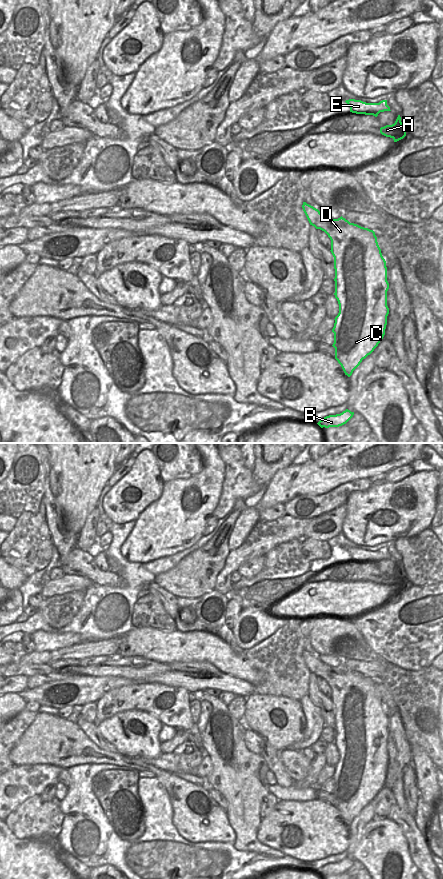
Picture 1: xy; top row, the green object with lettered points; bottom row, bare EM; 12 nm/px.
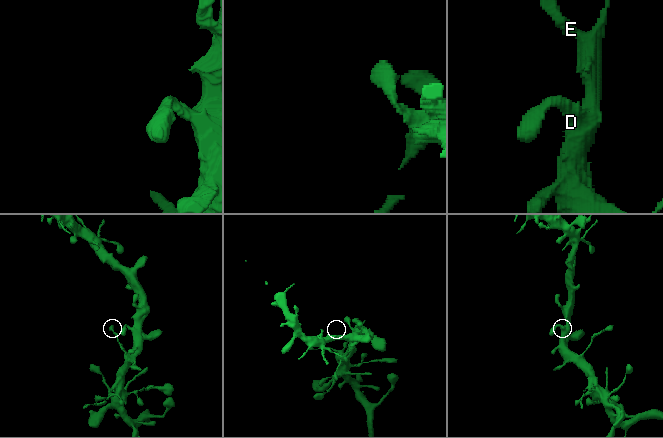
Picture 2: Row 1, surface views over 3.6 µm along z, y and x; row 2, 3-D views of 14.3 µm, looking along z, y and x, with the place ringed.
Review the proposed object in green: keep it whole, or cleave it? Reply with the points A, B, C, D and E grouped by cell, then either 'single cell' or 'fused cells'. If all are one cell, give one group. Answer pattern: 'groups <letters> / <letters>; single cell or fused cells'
groups A B C D E; single cell

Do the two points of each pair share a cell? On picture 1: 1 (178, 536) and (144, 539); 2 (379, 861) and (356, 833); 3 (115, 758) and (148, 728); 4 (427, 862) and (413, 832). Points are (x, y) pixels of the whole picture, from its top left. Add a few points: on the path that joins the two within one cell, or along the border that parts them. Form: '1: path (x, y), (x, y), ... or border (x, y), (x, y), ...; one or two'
1: path (170, 536), (152, 537); one
2: border (373, 818), (364, 827), (353, 858); two
3: border (117, 751), (123, 755), (137, 757); two
4: path (421, 855), (415, 839); one

